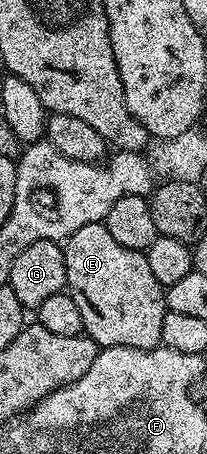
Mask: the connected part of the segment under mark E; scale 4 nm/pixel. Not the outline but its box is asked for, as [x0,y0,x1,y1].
[62,222,168,351]

